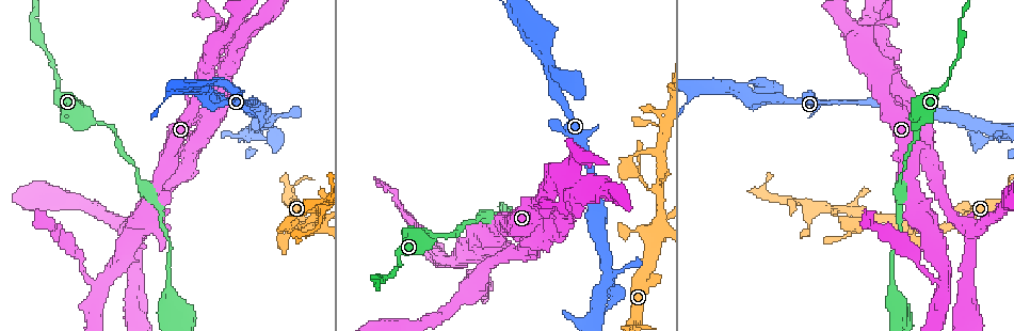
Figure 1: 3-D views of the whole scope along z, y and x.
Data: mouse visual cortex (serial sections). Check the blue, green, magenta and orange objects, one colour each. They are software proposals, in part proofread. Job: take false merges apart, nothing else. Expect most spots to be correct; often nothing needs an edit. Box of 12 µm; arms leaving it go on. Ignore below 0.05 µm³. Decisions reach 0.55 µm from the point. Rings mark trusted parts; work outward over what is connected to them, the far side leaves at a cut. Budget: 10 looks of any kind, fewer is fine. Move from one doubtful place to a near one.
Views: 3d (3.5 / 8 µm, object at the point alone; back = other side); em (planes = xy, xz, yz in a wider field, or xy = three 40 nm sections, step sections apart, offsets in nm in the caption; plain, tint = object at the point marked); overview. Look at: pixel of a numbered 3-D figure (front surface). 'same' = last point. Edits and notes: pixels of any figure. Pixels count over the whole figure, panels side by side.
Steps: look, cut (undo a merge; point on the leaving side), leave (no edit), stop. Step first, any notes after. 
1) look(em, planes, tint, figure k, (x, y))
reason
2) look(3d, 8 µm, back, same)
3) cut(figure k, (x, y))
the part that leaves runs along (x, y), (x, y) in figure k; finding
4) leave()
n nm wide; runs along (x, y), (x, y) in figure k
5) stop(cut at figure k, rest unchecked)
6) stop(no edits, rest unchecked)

look(3d, 8 µm, figure 1, (428, 238))

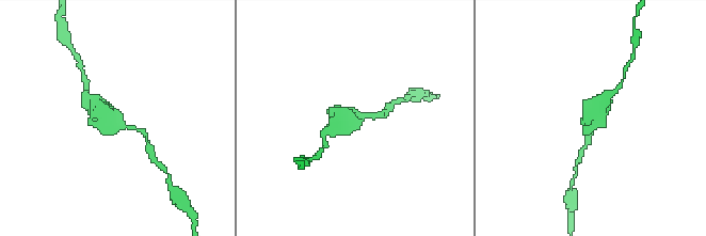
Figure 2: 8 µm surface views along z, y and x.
look(3d, 3.5 µm, figure 2, (119, 122))

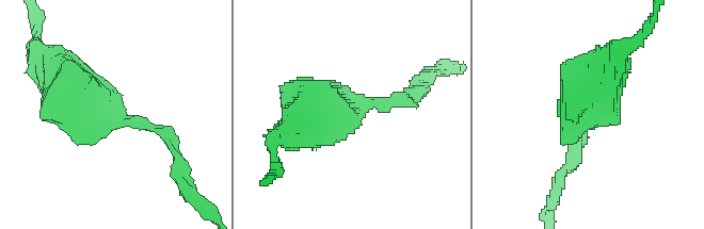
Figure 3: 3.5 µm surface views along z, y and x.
look(em, xy, step 5, tint, figure 3, (348, 109))
arms of 150, 600 nm; shape alone is not enough

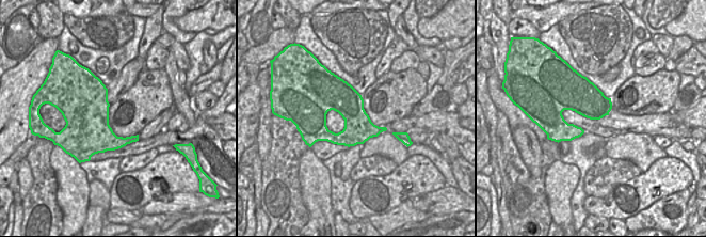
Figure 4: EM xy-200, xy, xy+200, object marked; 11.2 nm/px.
leave()
runs along (61, 75), (170, 144) in figure 3; one cell here

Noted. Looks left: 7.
look(3d, 3.5 µm, back, figure 1, (474, 253))
calibre changes

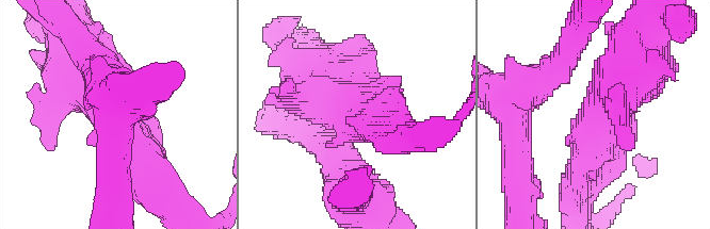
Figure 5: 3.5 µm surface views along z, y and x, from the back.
look(em, xy, step 1, tint, figure 5, (601, 120))
shape alone is not enough

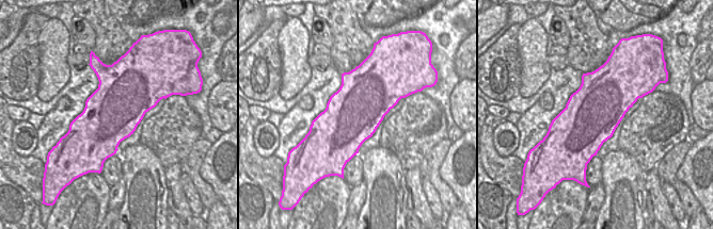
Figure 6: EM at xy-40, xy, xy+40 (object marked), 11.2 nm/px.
look(em, planes, tint, same)
cut it another way

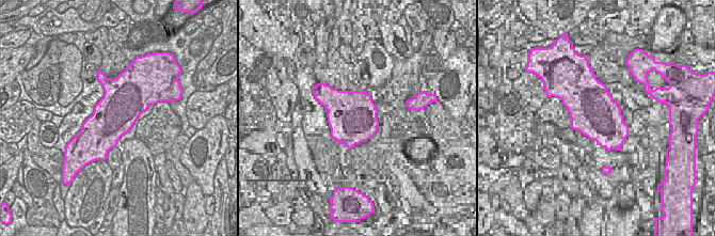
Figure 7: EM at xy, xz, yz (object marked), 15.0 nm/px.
leave()
runs along (80, 68), (152, 177) in figure 5; continuous, no second cell

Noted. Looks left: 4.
look(3d, 3.5 µm, figure 1, (316, 217))
arms part here

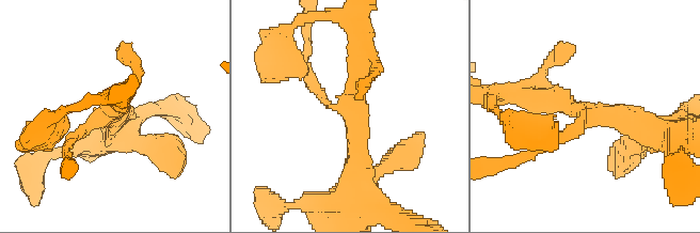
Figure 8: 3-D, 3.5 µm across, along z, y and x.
look(em, xy, step 3, tint, figure 8, (114, 113))
need the tissue

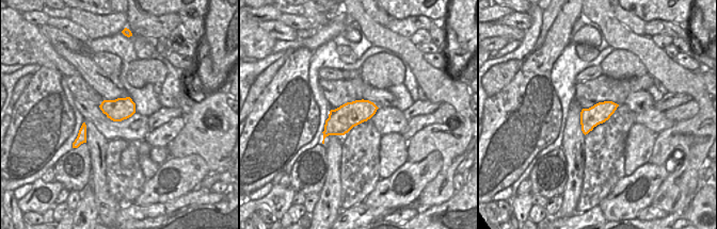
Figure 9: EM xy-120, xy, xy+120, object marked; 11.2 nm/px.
leave()
continuous, no second cell

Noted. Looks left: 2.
look(3d, 8 µm, figure 1, (656, 114))
thin neck

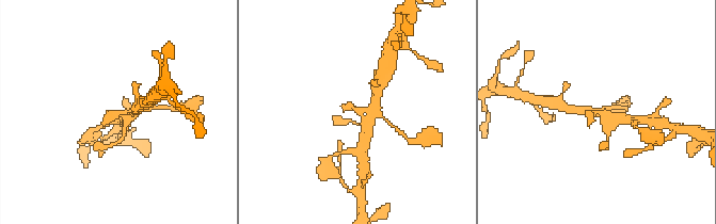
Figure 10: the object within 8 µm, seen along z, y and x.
look(em, xy, step 1, tint, figure 10, (123, 110))

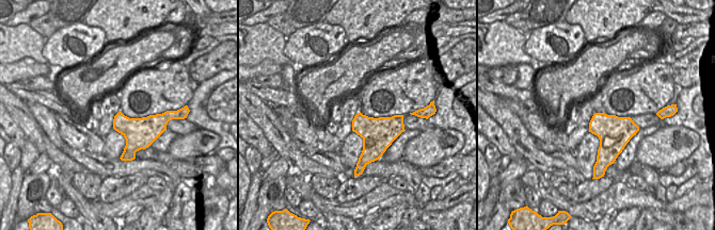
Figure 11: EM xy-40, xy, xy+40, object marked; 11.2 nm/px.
leave()
all the same cell

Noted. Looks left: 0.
stop(no edits, rest unchecked)

